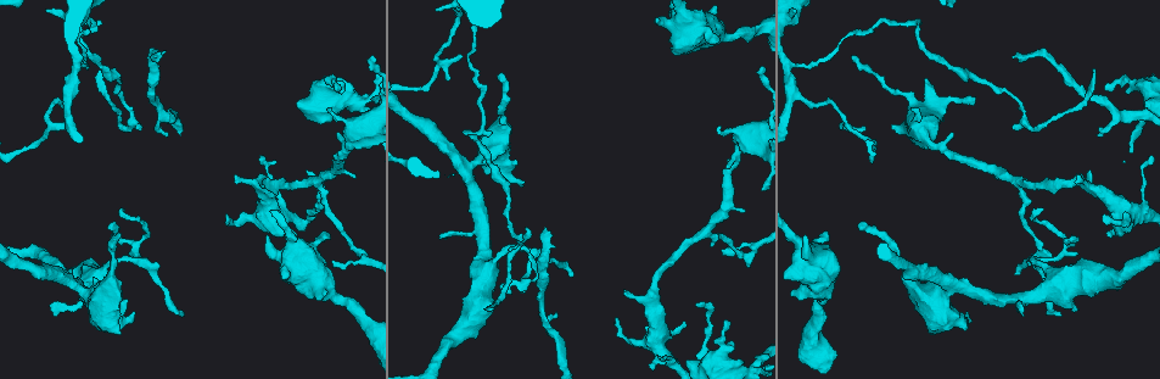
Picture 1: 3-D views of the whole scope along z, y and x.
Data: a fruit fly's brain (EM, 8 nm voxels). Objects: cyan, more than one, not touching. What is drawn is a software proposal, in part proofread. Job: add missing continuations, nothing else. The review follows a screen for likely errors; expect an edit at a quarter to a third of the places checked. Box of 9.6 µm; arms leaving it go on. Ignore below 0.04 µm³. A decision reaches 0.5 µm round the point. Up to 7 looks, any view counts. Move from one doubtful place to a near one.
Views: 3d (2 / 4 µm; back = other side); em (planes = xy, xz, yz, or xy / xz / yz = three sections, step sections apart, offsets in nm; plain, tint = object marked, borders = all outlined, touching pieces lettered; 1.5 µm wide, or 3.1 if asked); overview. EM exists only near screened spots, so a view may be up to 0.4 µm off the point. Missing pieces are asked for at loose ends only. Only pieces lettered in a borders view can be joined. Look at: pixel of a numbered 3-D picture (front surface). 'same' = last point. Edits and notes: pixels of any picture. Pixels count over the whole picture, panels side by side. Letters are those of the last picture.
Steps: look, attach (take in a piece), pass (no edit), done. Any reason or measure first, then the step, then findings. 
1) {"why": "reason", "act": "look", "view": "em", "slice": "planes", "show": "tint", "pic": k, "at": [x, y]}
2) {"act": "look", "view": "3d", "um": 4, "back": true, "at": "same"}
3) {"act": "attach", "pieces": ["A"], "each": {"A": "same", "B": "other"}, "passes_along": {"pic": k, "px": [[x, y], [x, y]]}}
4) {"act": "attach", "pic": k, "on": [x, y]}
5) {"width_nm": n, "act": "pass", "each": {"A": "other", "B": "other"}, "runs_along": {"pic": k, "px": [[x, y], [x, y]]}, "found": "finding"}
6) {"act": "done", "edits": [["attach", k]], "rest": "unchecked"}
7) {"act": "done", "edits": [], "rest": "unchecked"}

{"why": "free end", "act": "look", "view": "3d", "um": 2, "pic": 1, "at": [805, 234]}

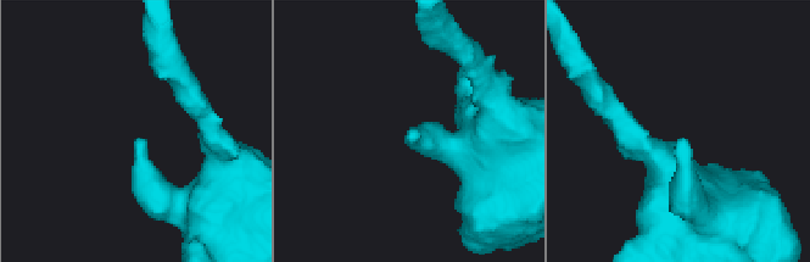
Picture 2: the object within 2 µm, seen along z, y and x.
{"act": "look", "view": "em", "slice": "planes", "show": "borders", "pic": 2, "at": [419, 131]}

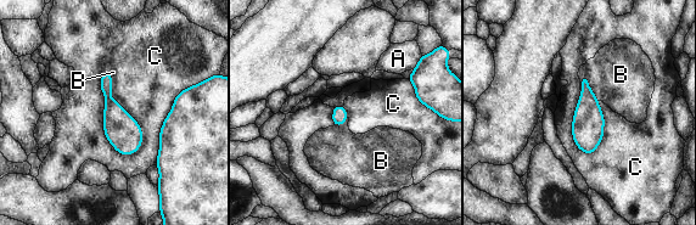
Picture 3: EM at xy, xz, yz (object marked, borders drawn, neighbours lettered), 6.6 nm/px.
{"width_nm": 220, "act": "pass", "each": {"A": "other", "B": "other", "C": "other"}, "border": {"pic": 3, "px": [[106, 71], [104, 135], [130, 156]]}, "found": "no lettered piece goes on from it"}

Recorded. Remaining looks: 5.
{"why": "end of a long branch", "act": "look", "view": "3d", "um": 2, "pic": 1, "at": [1092, 71]}

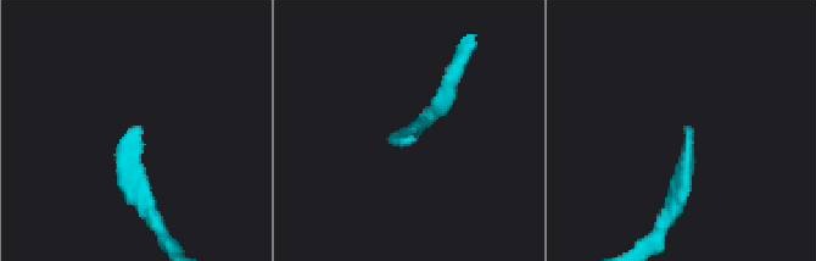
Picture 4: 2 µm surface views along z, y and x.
{"act": "look", "view": "em", "slice": "xy", "step": 4, "show": "tint", "pic": 4, "at": [688, 128]}

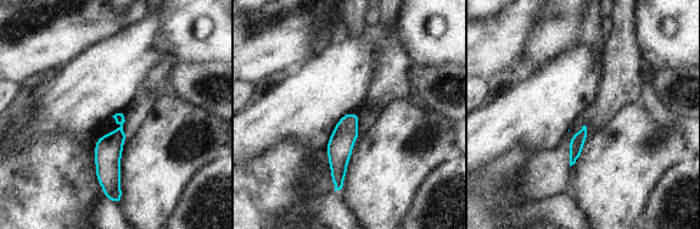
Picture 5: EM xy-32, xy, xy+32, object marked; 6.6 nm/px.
{"why": "cut it another way", "act": "look", "view": "em", "slice": "planes", "show": "borders", "at": "same"}

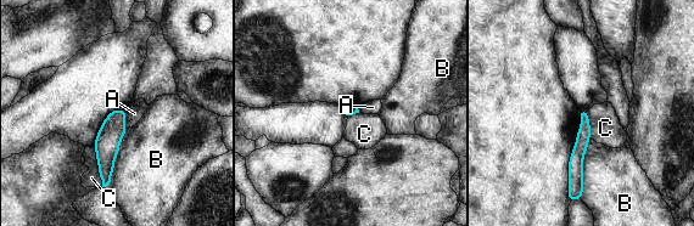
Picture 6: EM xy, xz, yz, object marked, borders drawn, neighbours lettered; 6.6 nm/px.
{"act": "pass", "each": {"A": "other", "B": "other", "C": "other"}, "found": "none of them fits"}

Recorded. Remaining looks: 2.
{"why": "tapers out", "act": "look", "view": "em", "slice": "planes", "show": "borders", "pic": 1, "at": [164, 132]}

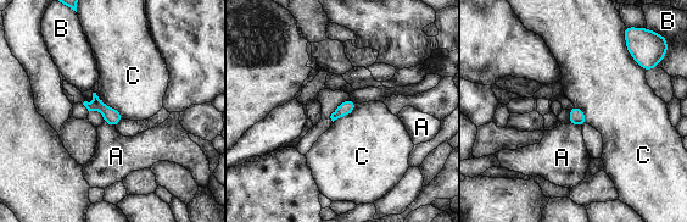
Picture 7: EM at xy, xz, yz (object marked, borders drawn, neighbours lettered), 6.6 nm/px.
{"width_nm": 90, "act": "pass", "each": {"A": "other", "B": "other", "C": "other"}, "border": {"pic": 7, "px": [[624, 39], [631, 57], [646, 71]]}, "found": "no lettered piece goes on from it"}

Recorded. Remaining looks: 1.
{"act": "done", "edits": [], "rest": "unchecked"}

